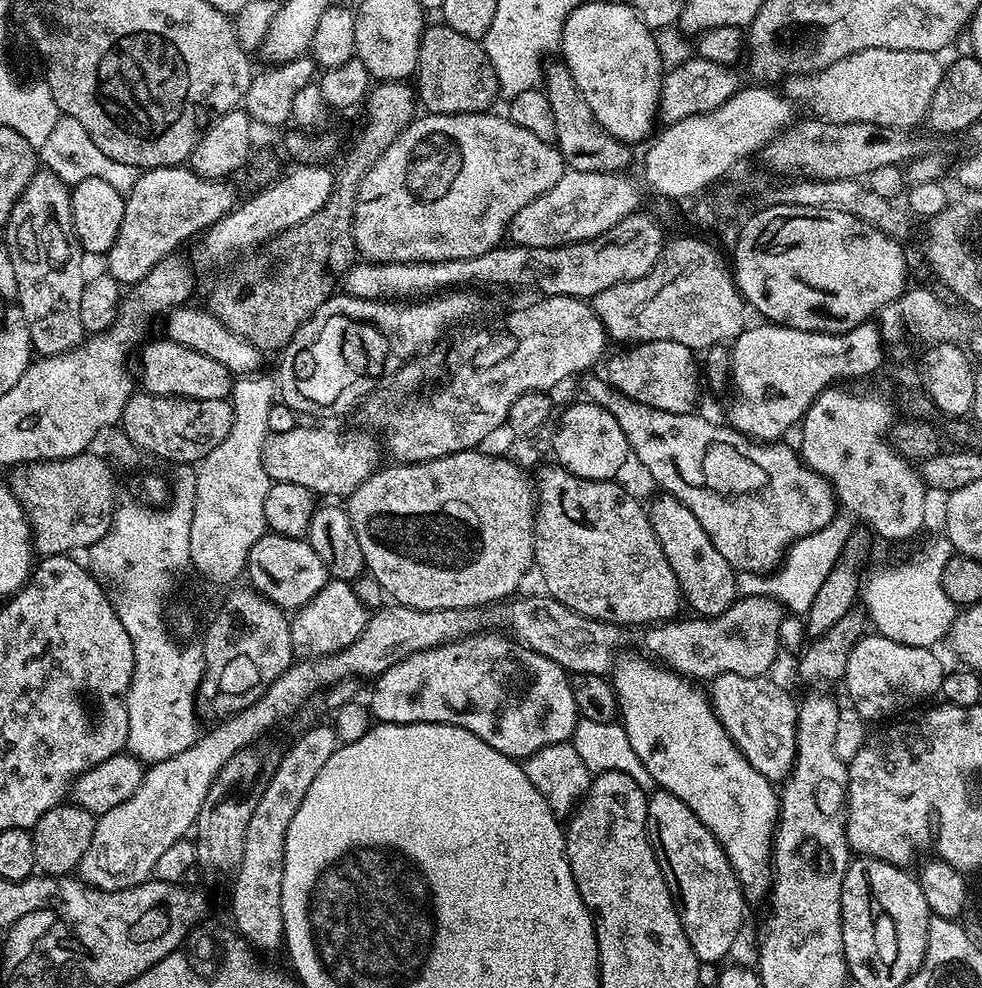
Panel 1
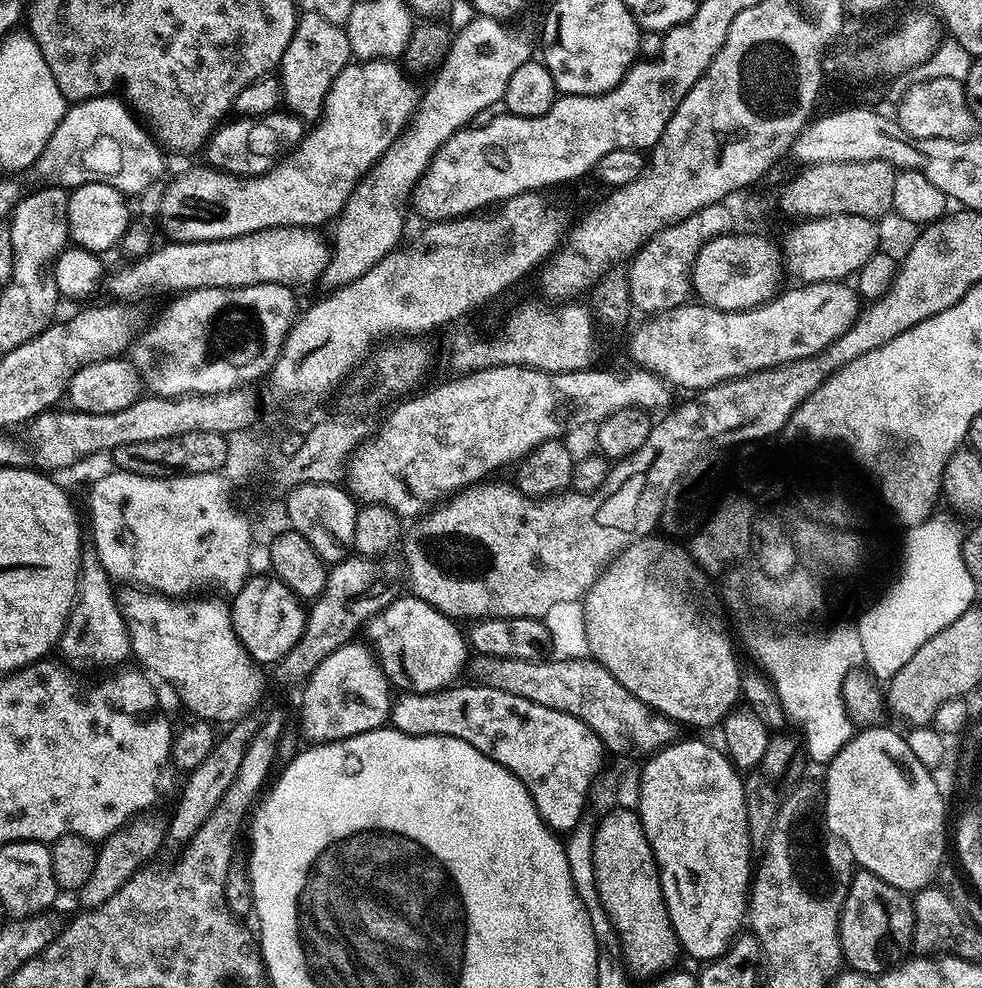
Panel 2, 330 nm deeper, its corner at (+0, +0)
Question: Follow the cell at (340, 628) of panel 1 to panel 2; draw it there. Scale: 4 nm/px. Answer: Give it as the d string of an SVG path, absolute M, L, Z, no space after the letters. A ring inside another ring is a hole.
M401 594L396 597L394 602L390 602L385 606L382 611L379 612L377 616L373 616L371 620L368 621L366 625L366 633L368 632L367 639L370 641L371 647L374 649L377 659L382 666L382 670L388 676L388 683L392 685L393 689L399 690L401 693L405 692L441 692L444 688L453 687L457 683L456 680L460 676L460 671L465 671L466 665L470 660L470 648L466 643L466 636L463 631L459 632L457 621L453 620L450 616L444 616L435 608L426 603L426 601L420 599L419 596L415 594Z

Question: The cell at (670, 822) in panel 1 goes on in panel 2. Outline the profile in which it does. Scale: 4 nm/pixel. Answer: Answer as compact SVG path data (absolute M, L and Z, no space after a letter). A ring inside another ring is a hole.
M680 740L664 745L658 752L653 752L647 757L644 769L639 769L640 778L640 804L638 811L640 821L646 830L646 838L650 842L650 850L656 859L662 882L662 894L670 914L670 922L676 931L676 943L684 948L699 962L711 962L718 959L723 952L727 952L732 941L741 931L740 923L745 923L748 905L750 903L750 885L754 877L754 858L752 862L752 848L754 842L750 838L750 830L746 822L746 798L744 797L744 780L741 773L734 767L731 760L719 747L707 744L704 740Z

